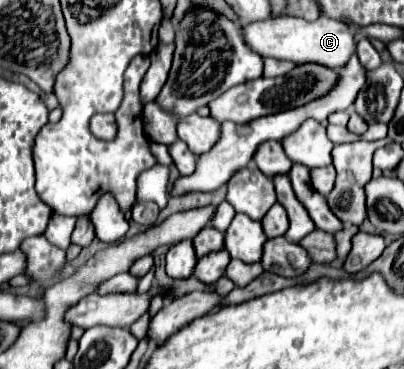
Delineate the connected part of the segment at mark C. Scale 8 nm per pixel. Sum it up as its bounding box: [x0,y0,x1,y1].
[242,16,354,68]

